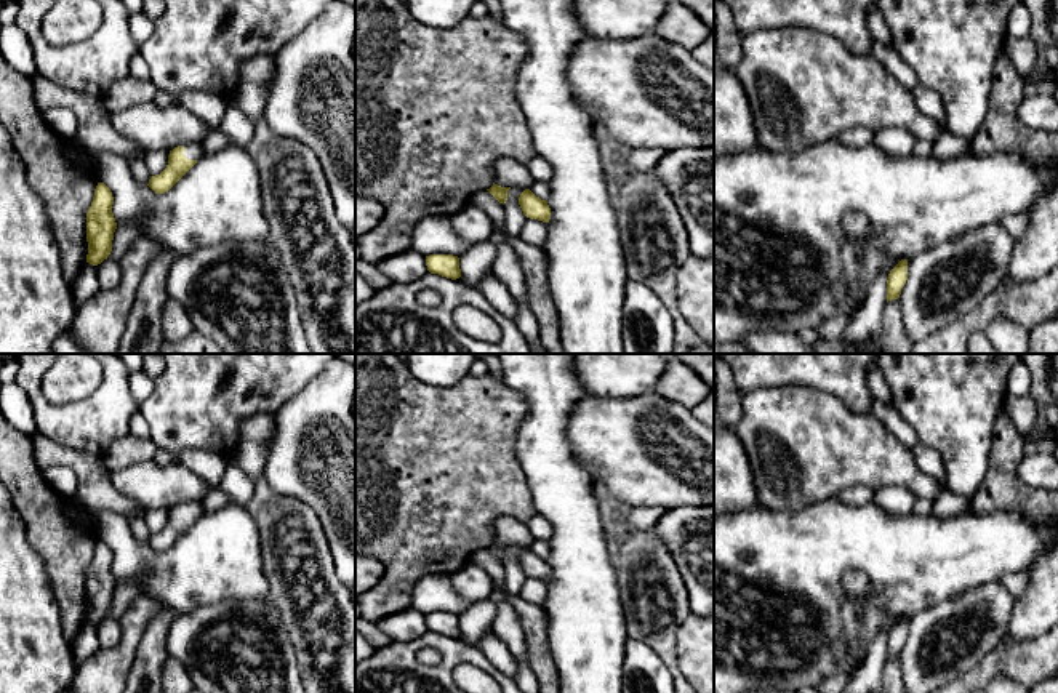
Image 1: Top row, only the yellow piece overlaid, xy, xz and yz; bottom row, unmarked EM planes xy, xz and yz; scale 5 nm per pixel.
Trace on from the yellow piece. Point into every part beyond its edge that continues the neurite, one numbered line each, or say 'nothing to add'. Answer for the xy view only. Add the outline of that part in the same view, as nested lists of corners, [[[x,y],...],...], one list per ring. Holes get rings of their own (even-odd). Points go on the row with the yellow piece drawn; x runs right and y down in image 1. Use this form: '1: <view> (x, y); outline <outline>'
1: xy (192, 151); outline [[[202,142],[184,144],[184,155],[189,160],[198,160],[198,158],[202,158],[205,155]]]

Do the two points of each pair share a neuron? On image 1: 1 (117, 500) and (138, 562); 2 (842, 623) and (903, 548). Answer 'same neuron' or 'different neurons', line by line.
1: different neurons
2: same neuron

